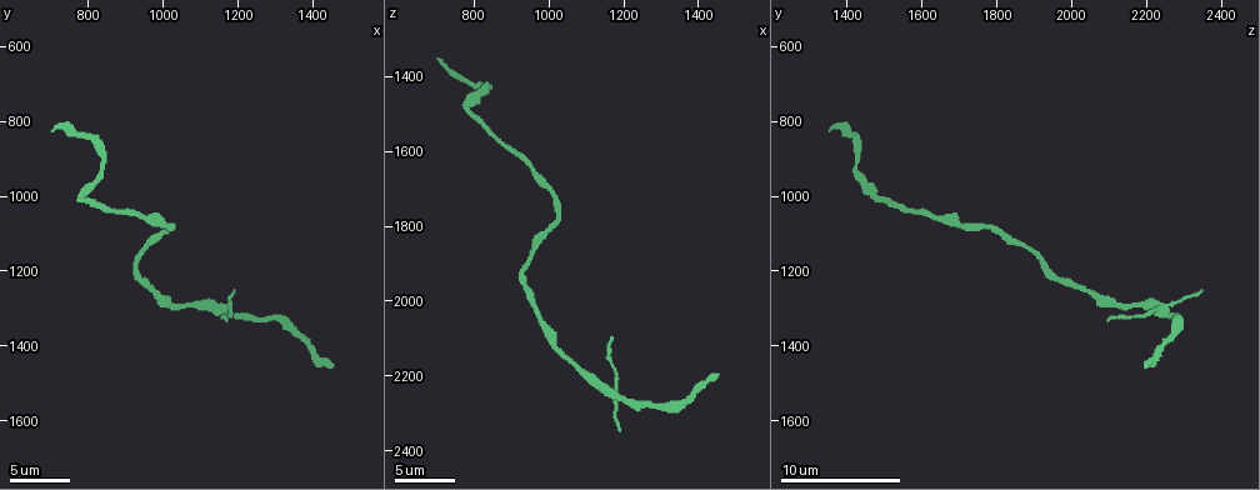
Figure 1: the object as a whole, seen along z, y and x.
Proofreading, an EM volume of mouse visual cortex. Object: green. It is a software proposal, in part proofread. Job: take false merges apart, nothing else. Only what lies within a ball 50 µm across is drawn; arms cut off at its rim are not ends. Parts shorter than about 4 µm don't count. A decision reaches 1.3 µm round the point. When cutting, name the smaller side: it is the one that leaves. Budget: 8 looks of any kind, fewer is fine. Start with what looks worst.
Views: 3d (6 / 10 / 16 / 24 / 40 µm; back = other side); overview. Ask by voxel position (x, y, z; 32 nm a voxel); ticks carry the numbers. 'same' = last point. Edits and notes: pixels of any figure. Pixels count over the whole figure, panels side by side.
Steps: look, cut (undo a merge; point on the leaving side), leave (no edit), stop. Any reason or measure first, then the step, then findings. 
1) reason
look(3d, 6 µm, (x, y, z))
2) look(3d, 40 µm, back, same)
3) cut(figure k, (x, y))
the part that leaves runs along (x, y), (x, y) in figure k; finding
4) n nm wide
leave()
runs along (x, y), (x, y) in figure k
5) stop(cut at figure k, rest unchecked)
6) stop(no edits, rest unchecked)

look(3d, 10 µm, (950, 1140, 1890))

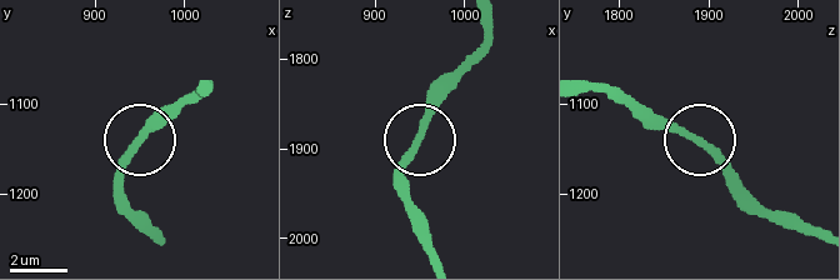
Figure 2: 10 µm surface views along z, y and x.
side arm 29 µm
leave()
all the same cell

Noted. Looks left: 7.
calibre changes
look(3d, 10 µm, (1010, 1280, 2120))

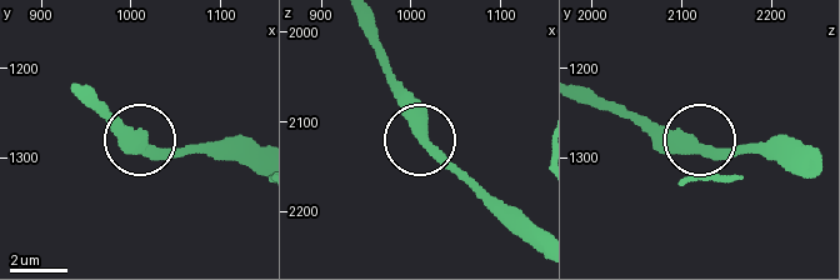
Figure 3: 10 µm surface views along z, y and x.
390 nm wide
leave()
runs along (363, 26), (415, 134), (486, 204) in figure 3; continuous, no second cell

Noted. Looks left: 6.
a narrow waist
look(3d, 10 µm, (840, 910, 1430))

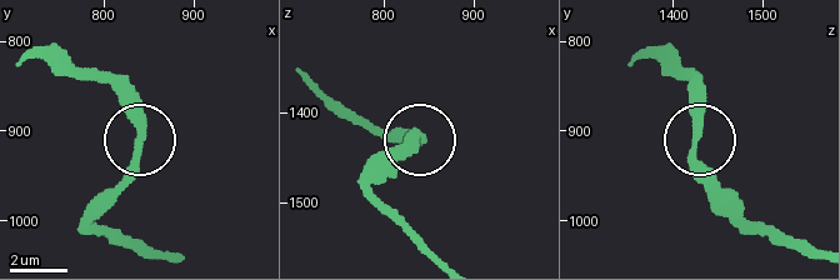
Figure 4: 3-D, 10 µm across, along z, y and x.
look(3d, 10 µm, back, (835, 915, 1425))

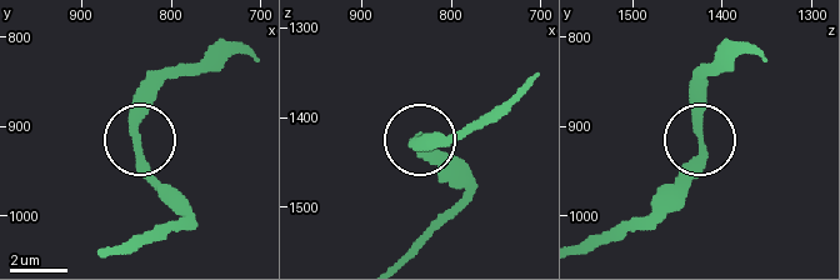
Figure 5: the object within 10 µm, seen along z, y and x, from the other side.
290 nm wide
leave()
runs along (114, 255), (183, 219), (143, 155), (135, 98), (149, 71) in figure 5; all the same cell

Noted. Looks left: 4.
calibre changes
look(3d, 10 µm, (1300, 1320, 2280))

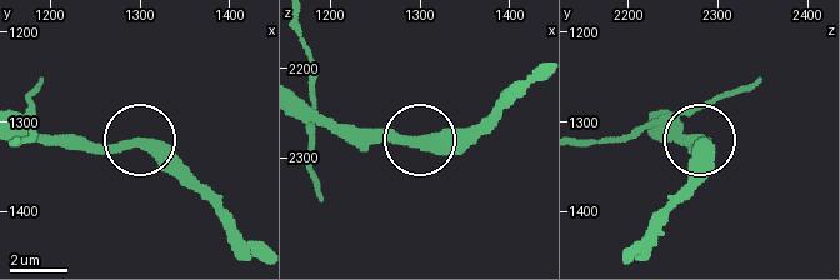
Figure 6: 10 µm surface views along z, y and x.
look(3d, 10 µm, back, (1310, 1325, 2280))

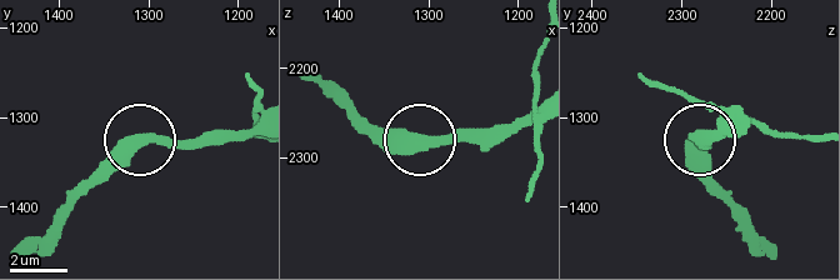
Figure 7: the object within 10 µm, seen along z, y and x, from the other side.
leave()
all the same cell

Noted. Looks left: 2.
stop(no edits, rest unchecked)

